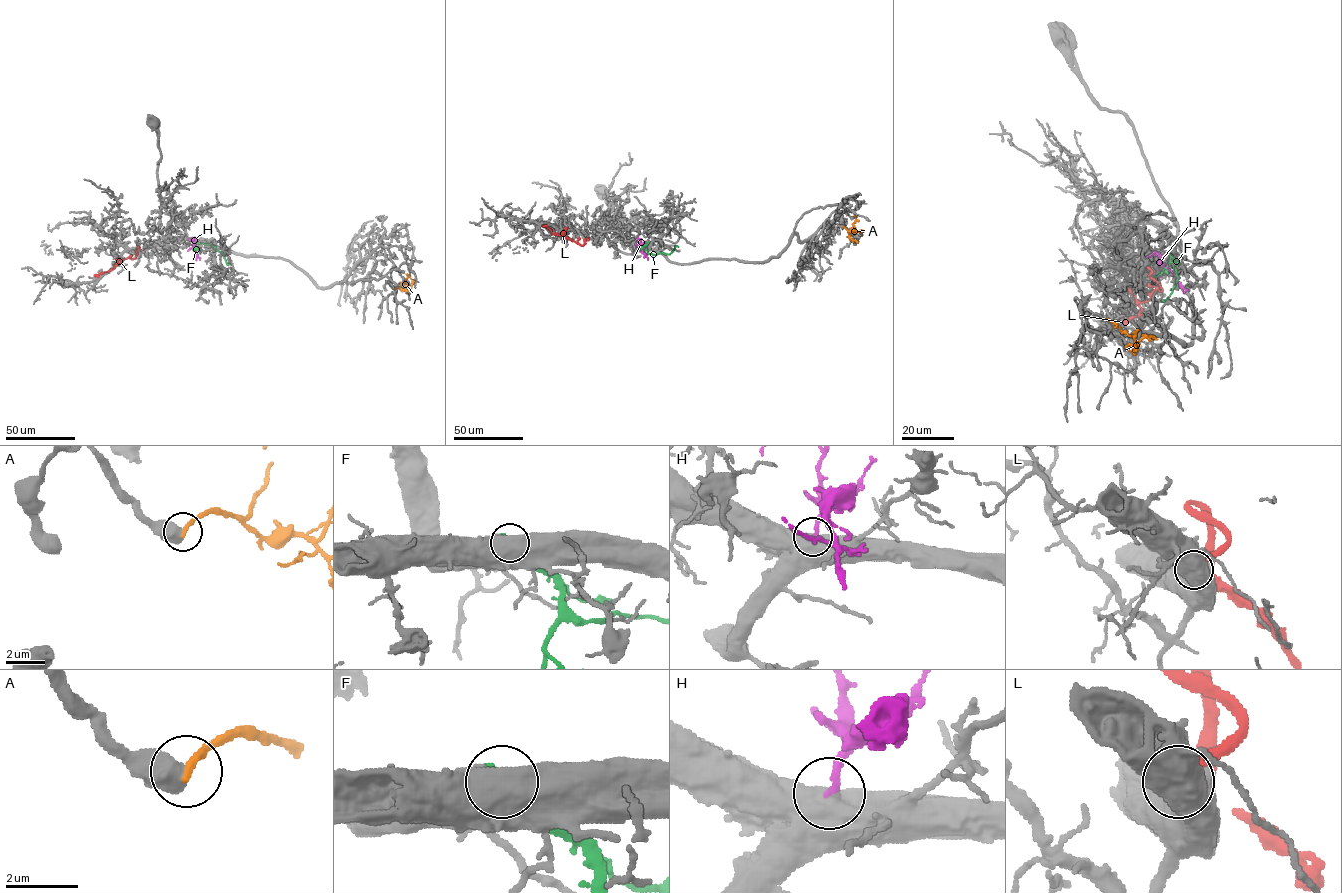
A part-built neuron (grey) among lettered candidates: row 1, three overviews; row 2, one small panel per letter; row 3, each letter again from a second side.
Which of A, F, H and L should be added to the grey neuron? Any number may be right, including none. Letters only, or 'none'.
H

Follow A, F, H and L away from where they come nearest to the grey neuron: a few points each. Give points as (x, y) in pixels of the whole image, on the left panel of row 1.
A: (395, 289), (407, 285), (406, 274)
F: (192, 238), (197, 243), (210, 244), (230, 264)
H: (192, 239), (200, 260)
L: (141, 251), (138, 246), (134, 258), (124, 259), (113, 269), (94, 275)

